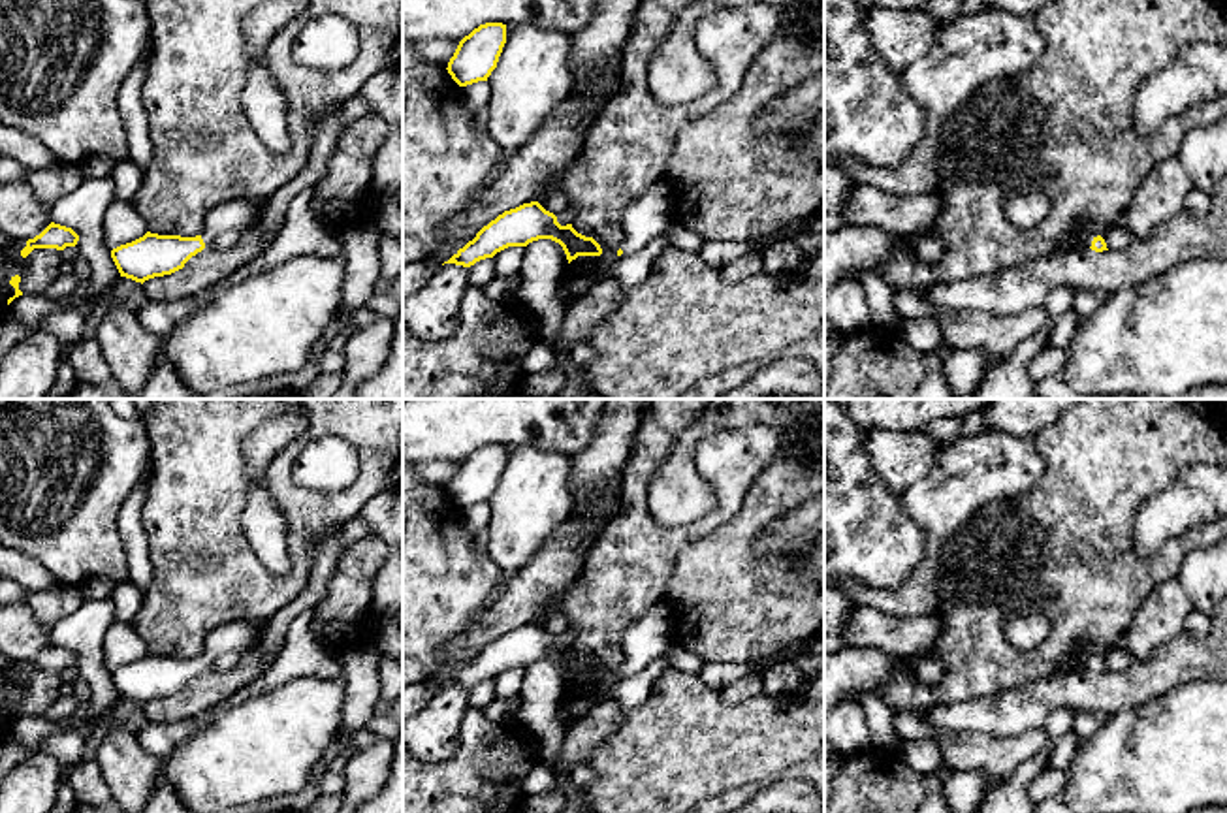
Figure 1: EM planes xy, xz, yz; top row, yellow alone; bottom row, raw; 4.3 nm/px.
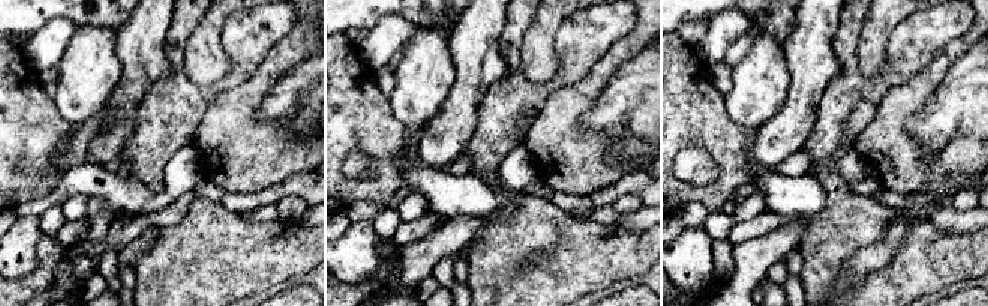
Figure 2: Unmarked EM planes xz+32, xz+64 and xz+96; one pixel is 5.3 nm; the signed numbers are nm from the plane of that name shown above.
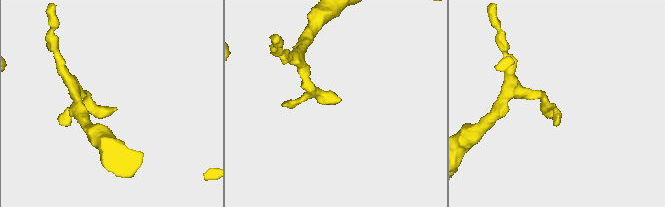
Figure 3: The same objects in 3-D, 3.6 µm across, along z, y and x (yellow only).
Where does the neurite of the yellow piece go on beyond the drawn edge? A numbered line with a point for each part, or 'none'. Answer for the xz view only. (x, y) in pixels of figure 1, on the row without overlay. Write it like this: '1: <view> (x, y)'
1: xz (650, 635)

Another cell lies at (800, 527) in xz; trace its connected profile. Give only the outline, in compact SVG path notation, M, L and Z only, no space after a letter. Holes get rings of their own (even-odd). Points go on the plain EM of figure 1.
M824 493L775 519L757 544L757 553L758 557L802 553L821 536L824 536Z

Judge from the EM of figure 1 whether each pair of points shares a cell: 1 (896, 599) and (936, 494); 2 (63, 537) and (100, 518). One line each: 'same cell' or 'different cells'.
1: same cell
2: same cell

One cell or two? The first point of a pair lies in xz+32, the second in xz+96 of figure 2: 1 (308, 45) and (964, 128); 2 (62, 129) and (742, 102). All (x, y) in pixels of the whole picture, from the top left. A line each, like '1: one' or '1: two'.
1: two
2: two

